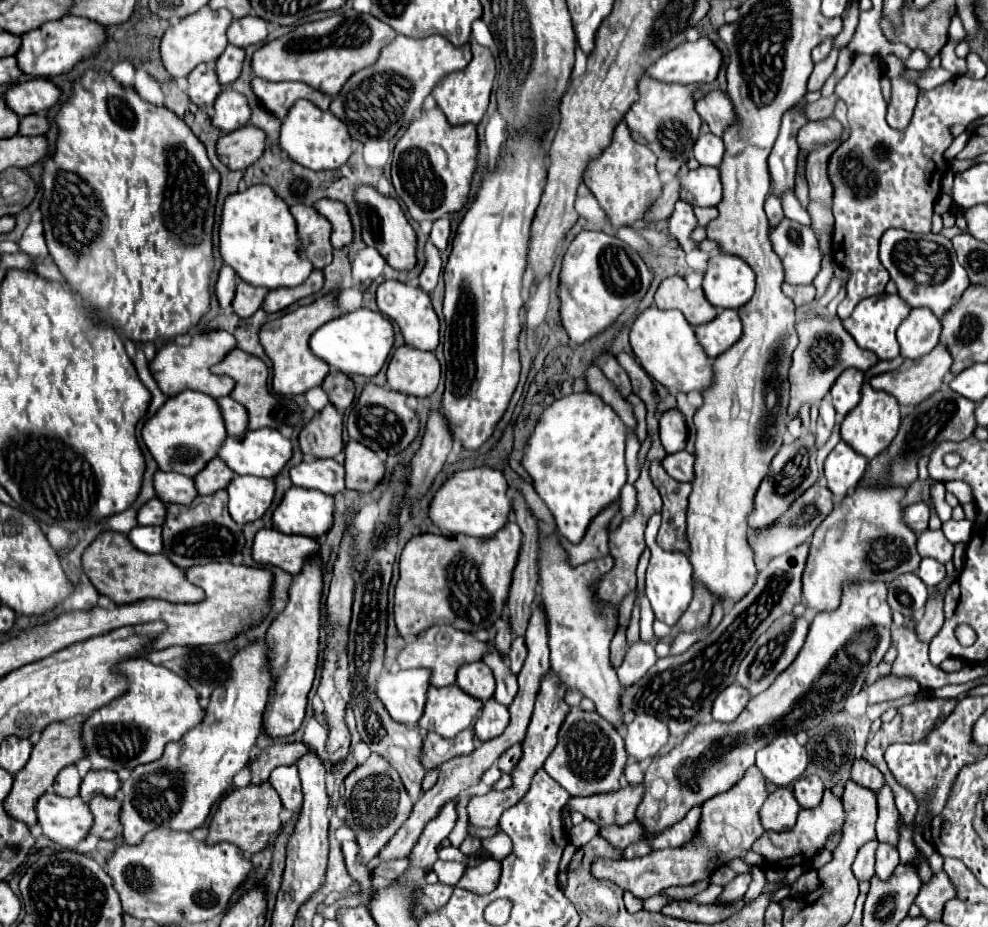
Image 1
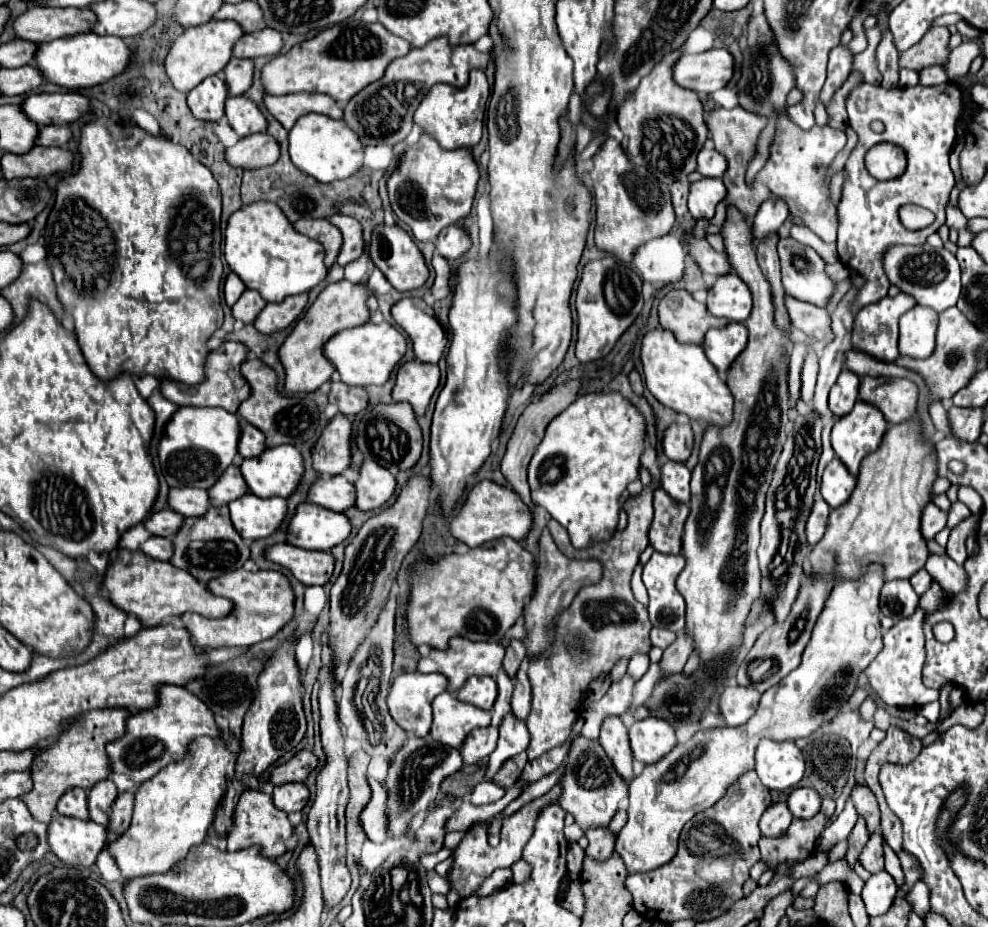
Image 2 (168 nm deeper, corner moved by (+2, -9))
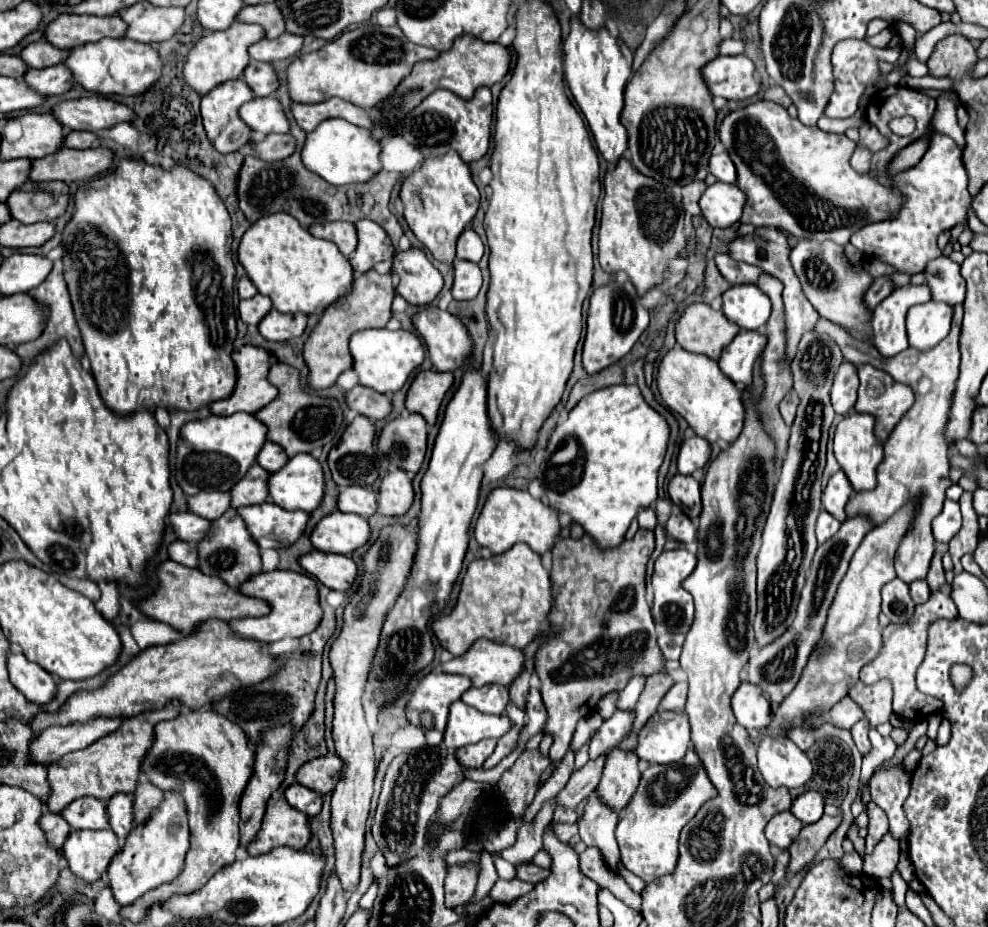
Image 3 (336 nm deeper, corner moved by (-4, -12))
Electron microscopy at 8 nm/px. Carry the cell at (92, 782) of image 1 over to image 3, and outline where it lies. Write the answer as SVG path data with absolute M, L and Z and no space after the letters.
M116 794L108 800L108 820L110 828L118 836L120 844L126 840L126 834L132 830L132 794Z

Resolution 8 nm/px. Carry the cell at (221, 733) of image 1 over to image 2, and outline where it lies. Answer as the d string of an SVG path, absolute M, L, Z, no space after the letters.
M230 733L224 735L224 741L200 737L190 743L188 751L190 753L180 763L168 765L162 773L140 785L130 827L108 845L124 881L170 871L194 845L200 845L206 839L208 827L214 821L214 811L220 803L218 799L226 791L226 777L234 779L240 741Z

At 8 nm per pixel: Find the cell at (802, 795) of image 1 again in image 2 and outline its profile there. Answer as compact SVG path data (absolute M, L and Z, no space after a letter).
M810 787L794 789L786 803L796 819L810 819L820 811L820 795Z

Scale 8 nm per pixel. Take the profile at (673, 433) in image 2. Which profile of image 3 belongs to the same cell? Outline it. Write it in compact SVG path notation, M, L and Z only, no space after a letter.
M686 430L686 436L682 438L680 450L678 450L678 472L680 474L692 474L694 470L702 468L710 458L710 444L696 436L692 430Z

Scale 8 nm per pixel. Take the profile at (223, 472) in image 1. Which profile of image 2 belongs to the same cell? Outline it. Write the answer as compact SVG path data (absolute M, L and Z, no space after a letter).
M230 465L222 477L216 481L216 485L212 489L208 489L208 495L210 495L210 503L212 505L228 505L230 501L246 495L248 489L246 489L246 481L238 469L238 465Z

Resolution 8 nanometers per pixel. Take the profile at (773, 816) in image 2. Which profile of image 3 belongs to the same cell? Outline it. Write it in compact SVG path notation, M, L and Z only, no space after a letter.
M780 812L776 814L768 824L766 824L766 838L772 846L778 848L788 848L788 844L792 844L792 840L798 836L800 828L804 824L790 812Z

